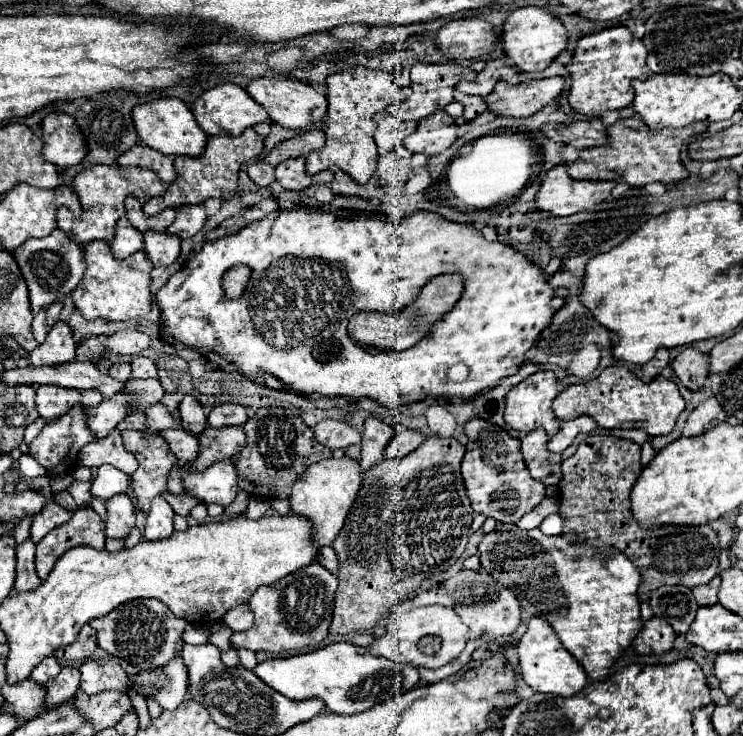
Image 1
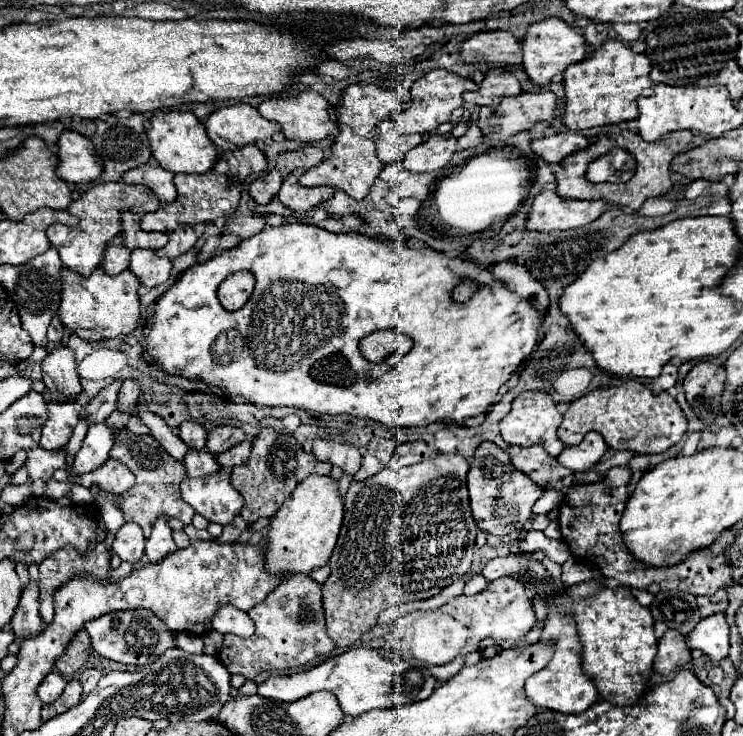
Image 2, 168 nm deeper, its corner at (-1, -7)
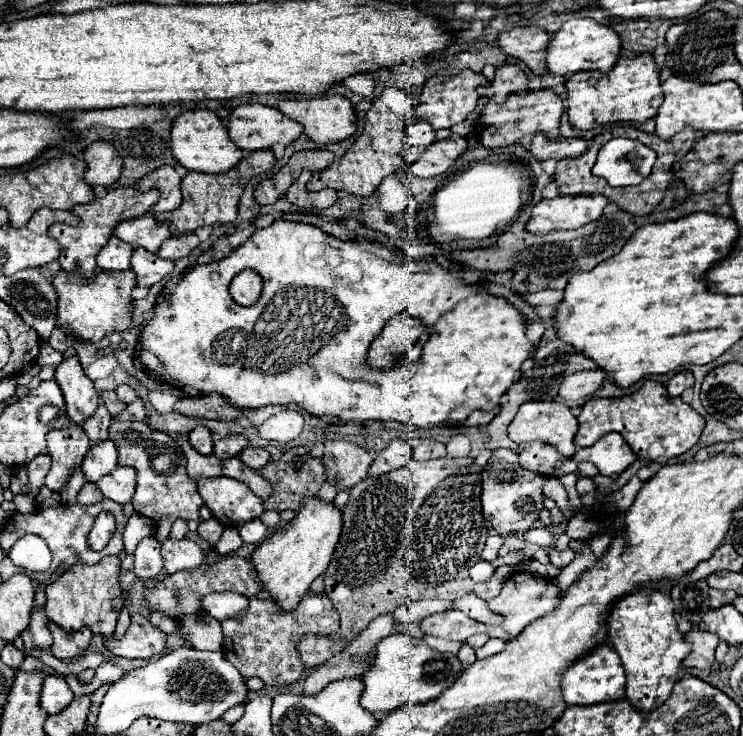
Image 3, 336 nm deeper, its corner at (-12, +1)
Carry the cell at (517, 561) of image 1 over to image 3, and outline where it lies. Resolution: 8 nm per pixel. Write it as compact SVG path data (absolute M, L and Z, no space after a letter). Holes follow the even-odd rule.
M642 588L614 604L608 618L608 642L622 660L626 670L626 698L638 712L652 712L654 706L668 700L682 660L692 652L684 634L678 632L670 594L656 588Z

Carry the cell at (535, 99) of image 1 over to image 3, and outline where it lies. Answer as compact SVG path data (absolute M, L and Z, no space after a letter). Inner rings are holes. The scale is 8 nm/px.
M536 90L520 96L508 96L504 104L490 102L480 112L480 142L486 148L504 148L518 142L526 134L542 132L548 140L556 140L560 134L560 118L564 112L562 100L552 90Z

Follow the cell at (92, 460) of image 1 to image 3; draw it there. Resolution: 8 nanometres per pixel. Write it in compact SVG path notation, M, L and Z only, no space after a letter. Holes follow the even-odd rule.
M118 466L114 472L98 480L98 488L102 490L104 498L110 498L118 504L126 504L134 496L136 486L136 472L128 466Z

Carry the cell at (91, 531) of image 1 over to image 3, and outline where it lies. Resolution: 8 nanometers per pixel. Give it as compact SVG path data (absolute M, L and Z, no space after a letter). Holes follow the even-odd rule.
M106 556L94 566L74 564L60 580L46 586L46 616L66 632L78 632L80 628L90 628L94 636L112 636L120 610L124 606L124 596L118 584L120 558Z

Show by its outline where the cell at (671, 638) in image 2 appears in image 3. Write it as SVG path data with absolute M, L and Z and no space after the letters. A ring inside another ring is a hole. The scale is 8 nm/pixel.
M692 628L686 634L686 640L692 644L692 654L684 660L684 666L708 670L714 664L714 652L716 652L720 638L716 634Z

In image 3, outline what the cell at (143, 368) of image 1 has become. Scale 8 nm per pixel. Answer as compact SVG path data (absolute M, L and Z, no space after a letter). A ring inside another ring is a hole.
M128 384L118 386L118 388L116 388L116 396L118 396L118 400L124 402L124 404L130 404L130 402L136 400L136 392L134 392L134 388L130 388Z

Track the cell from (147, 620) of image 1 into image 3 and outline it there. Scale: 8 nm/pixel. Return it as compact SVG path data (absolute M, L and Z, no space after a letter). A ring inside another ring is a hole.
M136 614L132 616L130 628L128 632L114 640L114 638L104 638L106 648L114 654L114 656L122 656L122 658L154 658L160 656L164 646L166 646L166 636L150 624L148 618Z

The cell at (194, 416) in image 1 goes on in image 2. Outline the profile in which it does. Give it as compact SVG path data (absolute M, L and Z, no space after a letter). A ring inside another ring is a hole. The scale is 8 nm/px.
M187 420L179 426L179 436L181 440L189 446L189 448L195 448L195 450L203 450L205 448L205 442L207 442L207 432L201 424L197 424L195 420Z

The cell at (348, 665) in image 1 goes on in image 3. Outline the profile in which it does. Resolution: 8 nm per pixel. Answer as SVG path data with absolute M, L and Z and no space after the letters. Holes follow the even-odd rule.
M396 632L386 636L376 646L372 668L362 676L364 694L360 704L372 714L388 714L398 706L416 706L436 700L462 676L462 662L452 652L438 652L424 644L424 640Z

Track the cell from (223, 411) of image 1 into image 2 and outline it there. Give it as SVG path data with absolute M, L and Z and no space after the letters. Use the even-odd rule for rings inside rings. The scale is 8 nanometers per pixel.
M217 426L209 432L209 440L207 440L207 450L211 454L217 452L225 452L231 446L239 444L241 440L245 440L245 432L239 426Z

